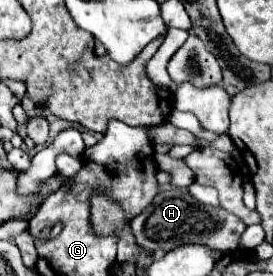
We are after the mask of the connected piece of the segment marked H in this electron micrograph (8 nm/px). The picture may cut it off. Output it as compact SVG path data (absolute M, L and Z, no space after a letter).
M177 187L177 189L167 189L157 193L151 205L147 205L143 213L133 219L131 229L135 235L135 243L145 251L163 249L167 253L179 245L199 243L199 245L227 253L237 249L237 241L245 231L245 223L239 217L225 211L223 207L211 207L211 205L199 203L189 195L189 189L179 191Z

